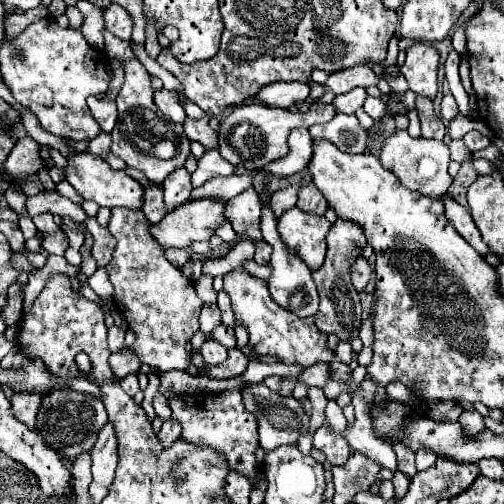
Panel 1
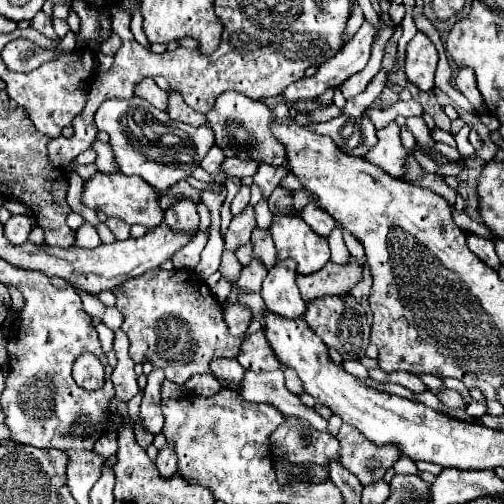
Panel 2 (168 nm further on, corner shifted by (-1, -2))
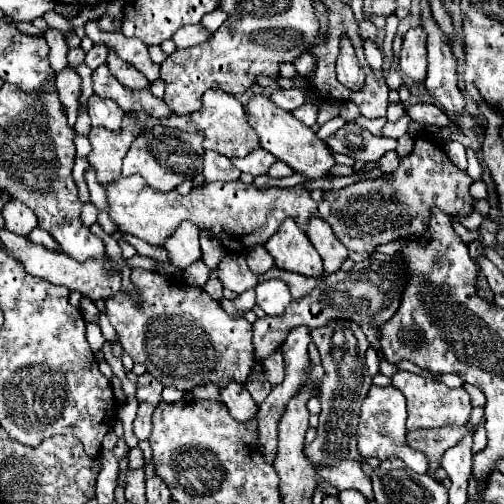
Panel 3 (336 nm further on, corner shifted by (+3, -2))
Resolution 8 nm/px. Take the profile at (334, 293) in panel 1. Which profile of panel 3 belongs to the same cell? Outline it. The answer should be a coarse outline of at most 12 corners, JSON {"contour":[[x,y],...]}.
{"contour":[[351,321],[311,331],[325,377],[313,467],[361,463],[369,341]]}

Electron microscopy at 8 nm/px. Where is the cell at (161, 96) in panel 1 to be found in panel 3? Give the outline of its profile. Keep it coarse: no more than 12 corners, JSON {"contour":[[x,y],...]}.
{"contour":[[111,47],[109,71],[129,89],[145,89],[149,81]]}

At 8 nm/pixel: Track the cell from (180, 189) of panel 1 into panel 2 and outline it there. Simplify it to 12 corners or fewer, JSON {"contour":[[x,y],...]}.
{"contour":[[187,197],[165,211],[165,225],[195,231],[199,215]]}

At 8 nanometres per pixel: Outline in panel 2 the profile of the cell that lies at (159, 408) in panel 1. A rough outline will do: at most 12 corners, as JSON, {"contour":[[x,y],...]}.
{"contour":[[154,368],[143,391],[141,417],[155,435],[163,429],[161,385],[165,374]]}

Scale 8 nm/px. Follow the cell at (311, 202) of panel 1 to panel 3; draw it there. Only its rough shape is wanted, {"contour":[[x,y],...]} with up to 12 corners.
{"contour":[[313,217],[307,237],[319,251],[325,273],[339,271],[349,251],[329,223]]}

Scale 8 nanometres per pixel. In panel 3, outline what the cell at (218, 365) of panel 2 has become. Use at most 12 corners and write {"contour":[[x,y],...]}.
{"contour":[[229,383],[221,397],[239,423],[257,415],[257,403],[241,383]]}

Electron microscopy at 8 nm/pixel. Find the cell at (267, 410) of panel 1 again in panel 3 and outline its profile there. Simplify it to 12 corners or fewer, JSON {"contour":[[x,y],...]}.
{"contour":[[357,461],[317,469],[339,491],[357,489],[373,501],[371,477]]}

